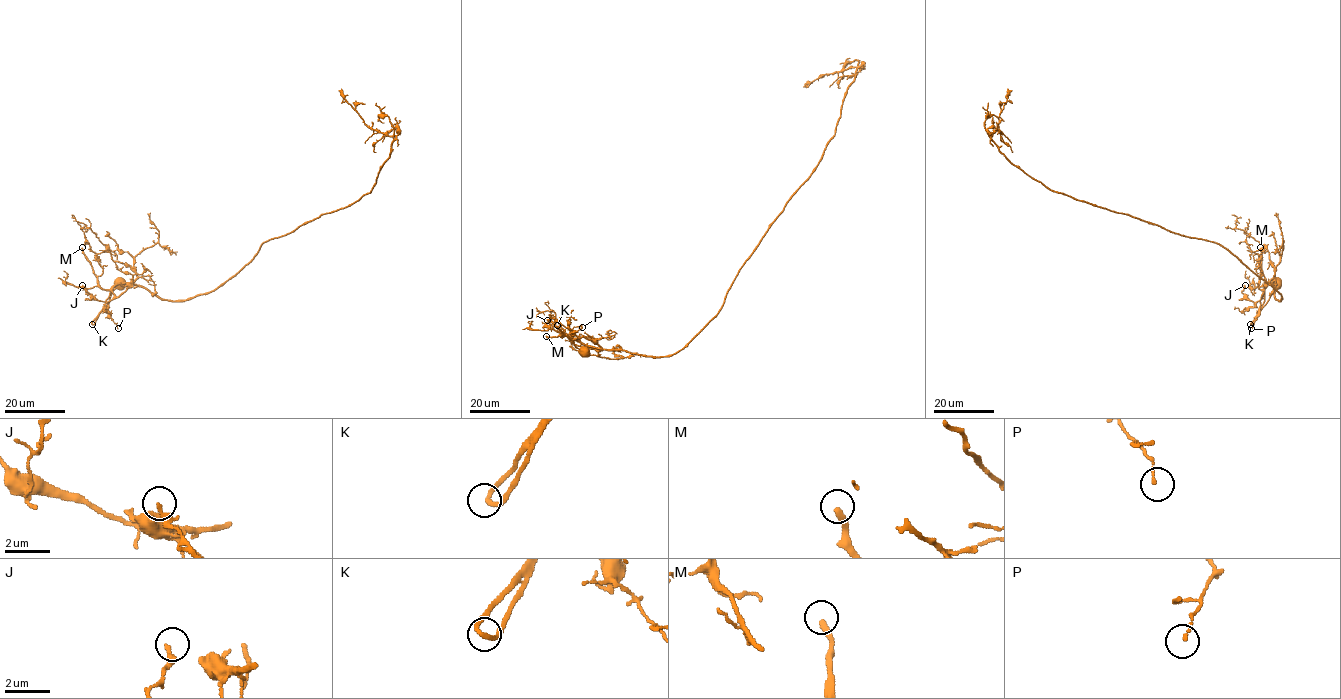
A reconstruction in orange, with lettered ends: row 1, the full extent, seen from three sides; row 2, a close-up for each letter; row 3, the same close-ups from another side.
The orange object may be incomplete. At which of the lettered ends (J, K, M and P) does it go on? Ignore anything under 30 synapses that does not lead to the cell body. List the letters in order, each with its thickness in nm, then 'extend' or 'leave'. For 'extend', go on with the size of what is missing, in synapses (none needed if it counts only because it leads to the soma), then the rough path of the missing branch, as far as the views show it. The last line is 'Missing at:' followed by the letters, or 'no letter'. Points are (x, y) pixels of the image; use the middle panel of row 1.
J: calibre 280 nm; leave
K: calibre 180 nm; leave
M: calibre 280 nm; extend; 45 synapses; course (546, 336), (537, 335), (530, 324), (512, 322)
P: calibre 120 nm; leave
Missing at: M

